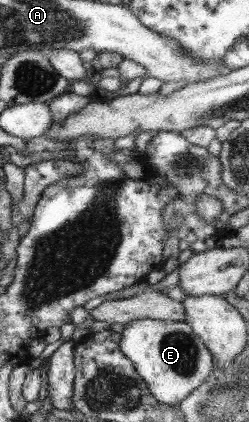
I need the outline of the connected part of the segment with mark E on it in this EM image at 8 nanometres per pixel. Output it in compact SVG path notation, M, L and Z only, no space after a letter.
M151 318L133 320L120 332L120 350L133 363L154 398L168 405L180 404L203 383L214 370L210 348L185 321L170 322Z

